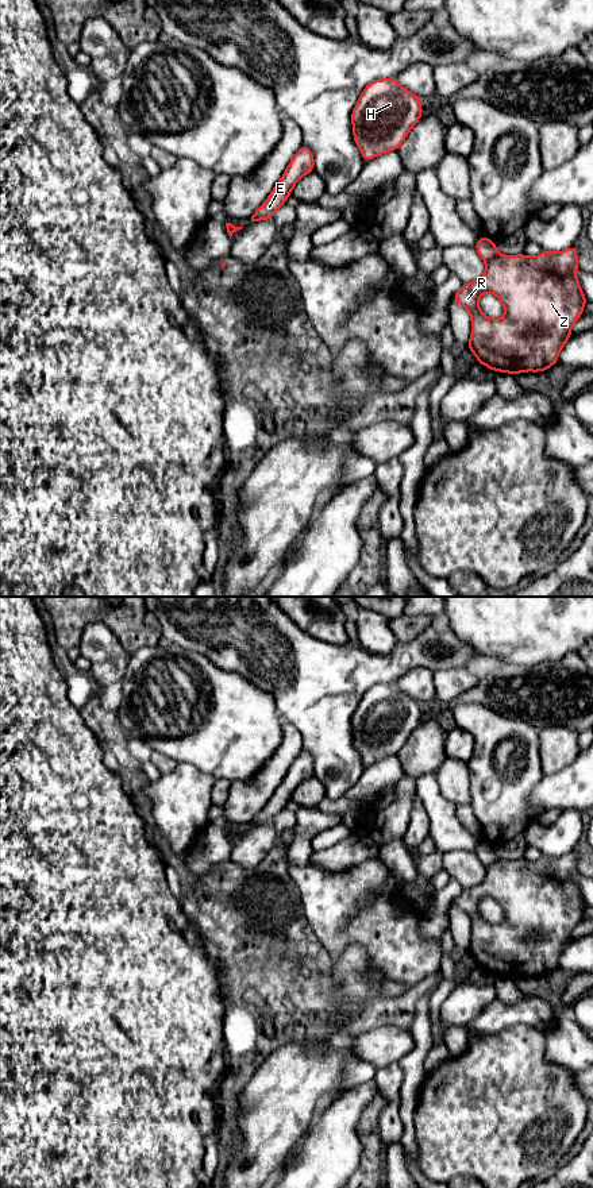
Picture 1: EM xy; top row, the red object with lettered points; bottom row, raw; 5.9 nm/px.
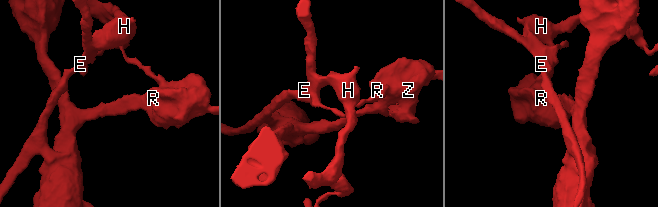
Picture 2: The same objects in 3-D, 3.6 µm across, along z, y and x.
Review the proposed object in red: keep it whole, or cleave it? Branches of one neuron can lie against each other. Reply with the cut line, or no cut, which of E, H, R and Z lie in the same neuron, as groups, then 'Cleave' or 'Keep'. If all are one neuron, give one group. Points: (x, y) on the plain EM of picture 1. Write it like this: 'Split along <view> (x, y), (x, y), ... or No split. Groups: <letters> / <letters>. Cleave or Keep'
Split along xy (497, 859), (486, 868). Groups: E H / R Z. Cleave

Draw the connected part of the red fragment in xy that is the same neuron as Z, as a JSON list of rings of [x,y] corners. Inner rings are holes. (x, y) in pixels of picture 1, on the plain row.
[[[578,852],[559,857],[542,856],[538,861],[497,860],[486,868],[484,880],[463,888],[453,906],[465,911],[471,922],[471,942],[467,948],[478,968],[493,976],[511,977],[546,976],[558,968],[558,958],[571,942],[573,929],[582,921],[588,907],[575,882],[579,875]],[[490,896],[504,910],[505,921],[489,923],[478,911],[480,902]]]

